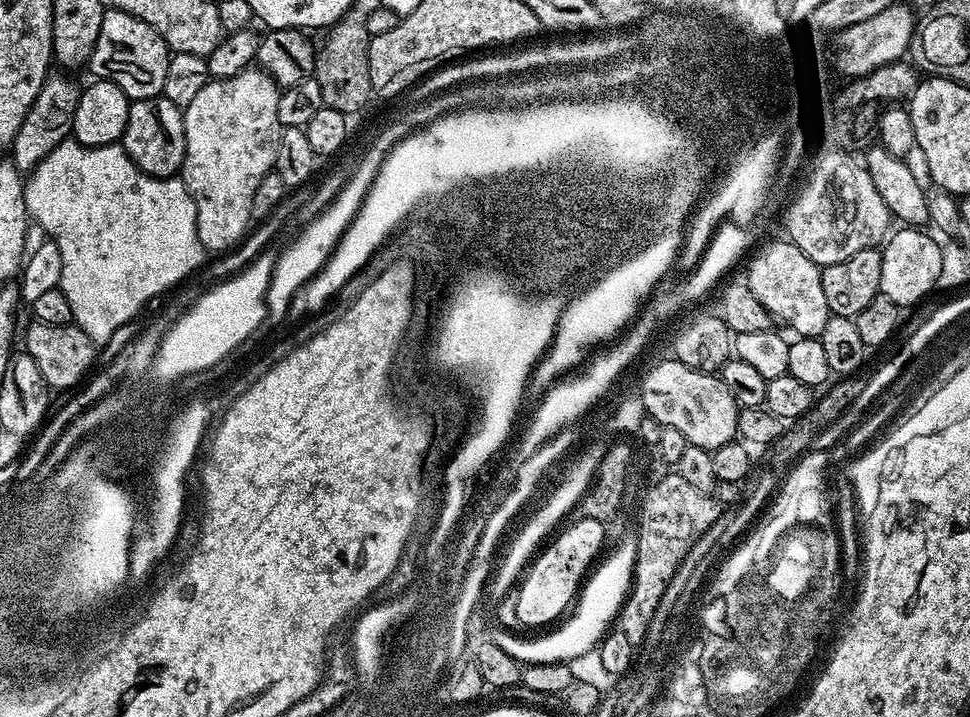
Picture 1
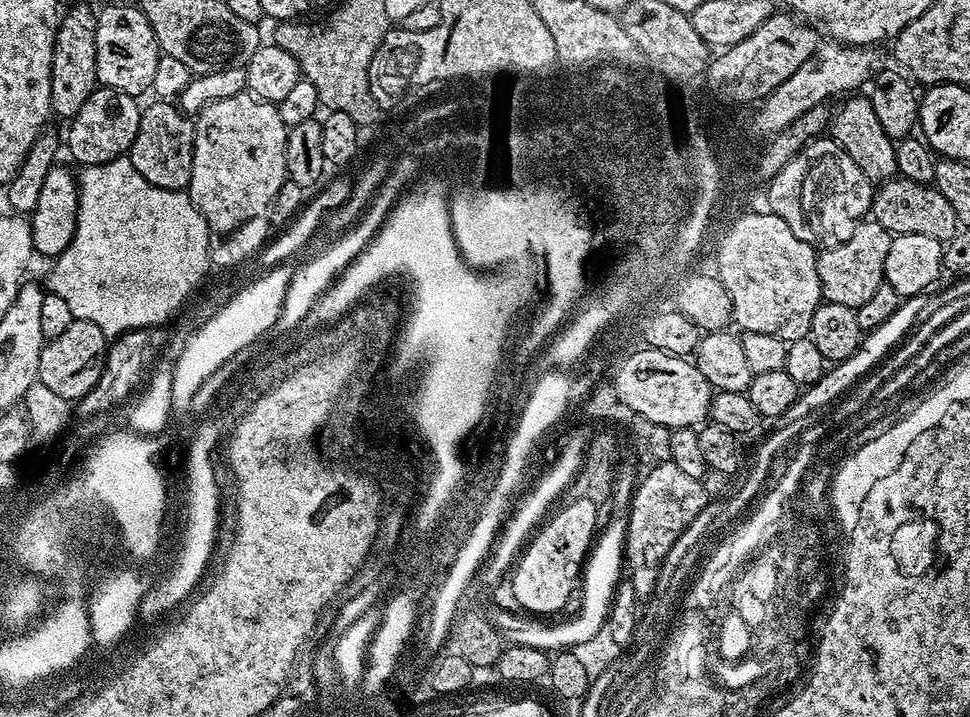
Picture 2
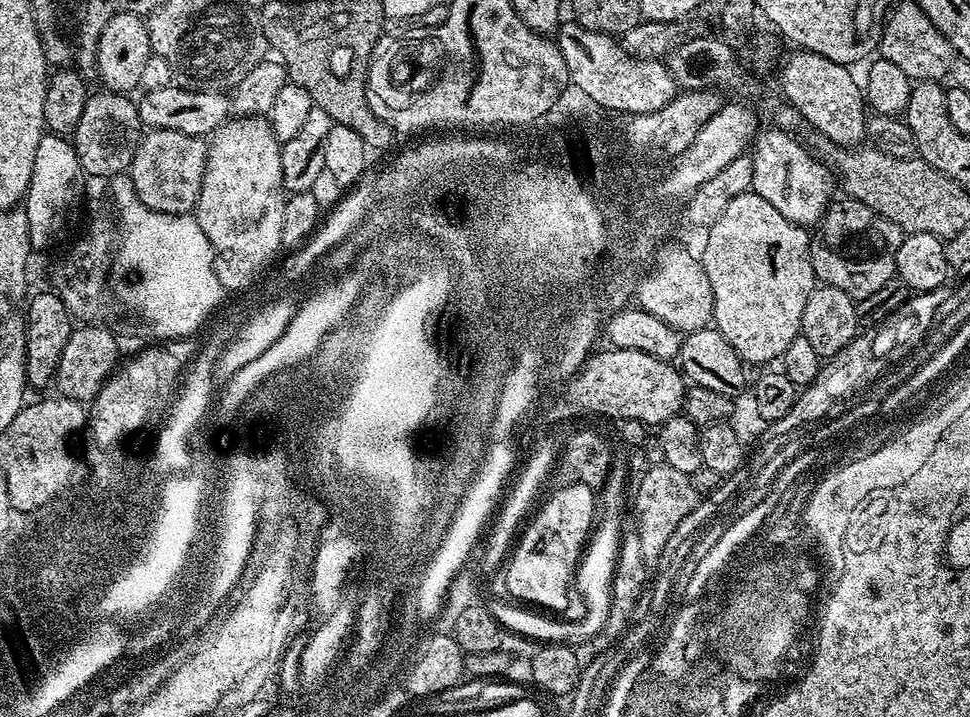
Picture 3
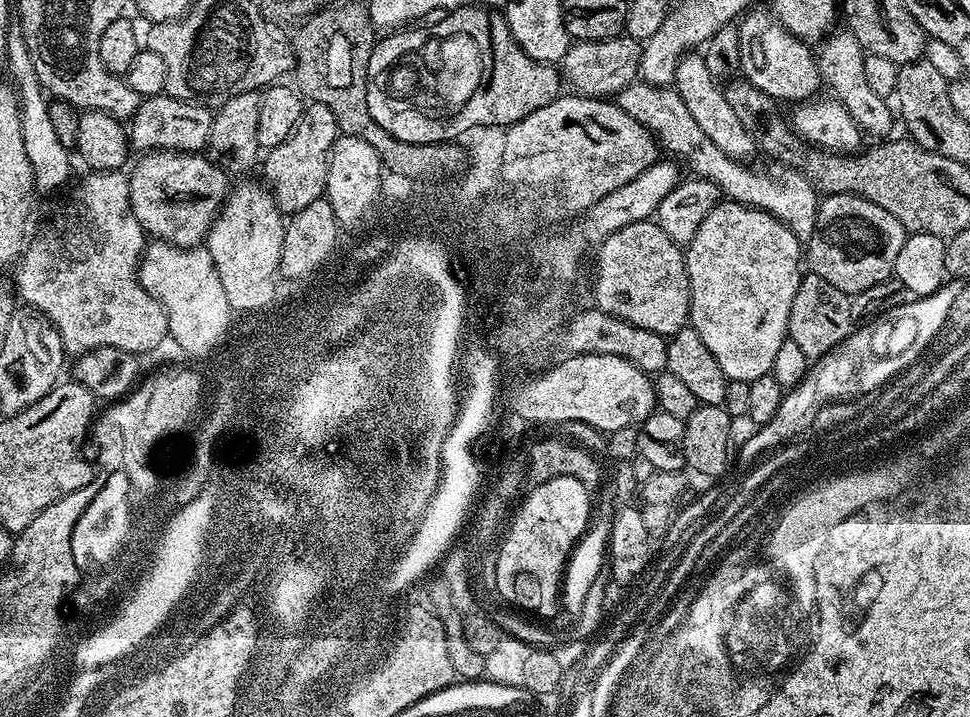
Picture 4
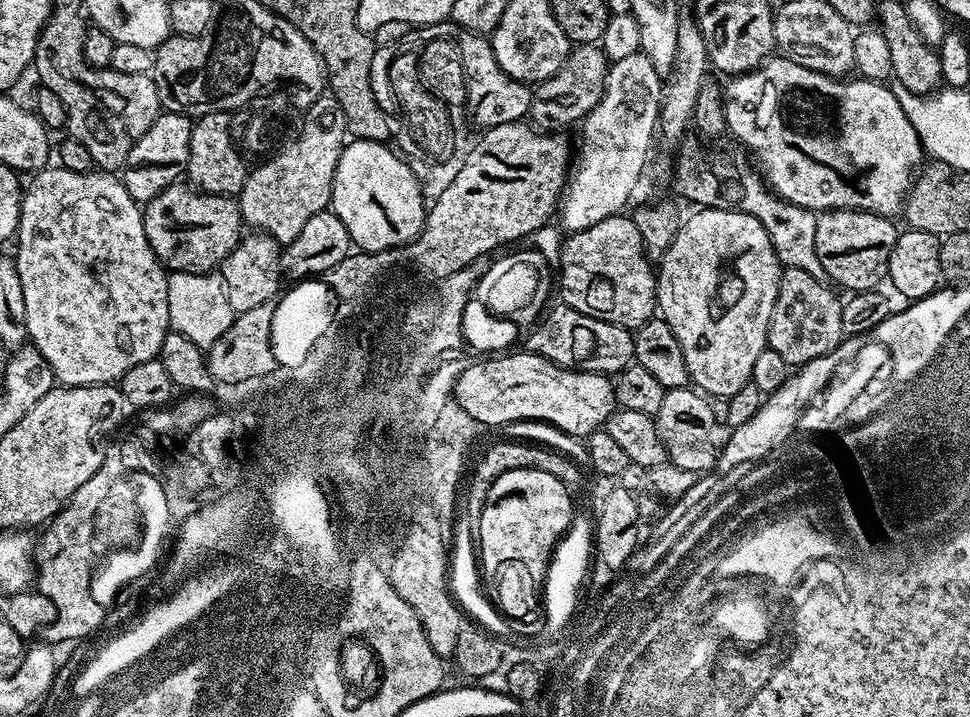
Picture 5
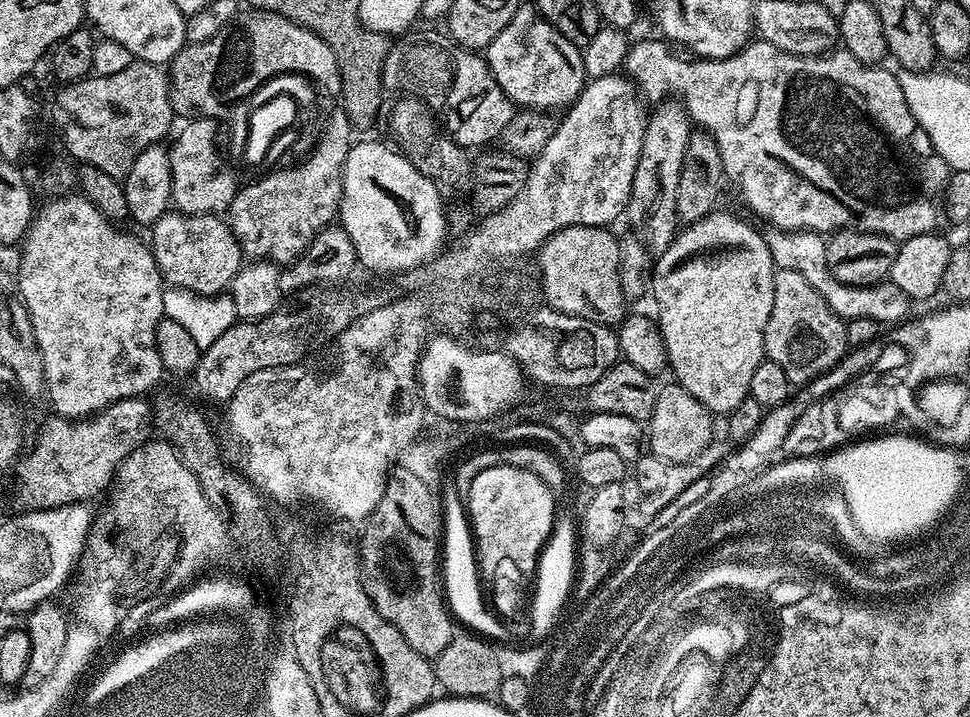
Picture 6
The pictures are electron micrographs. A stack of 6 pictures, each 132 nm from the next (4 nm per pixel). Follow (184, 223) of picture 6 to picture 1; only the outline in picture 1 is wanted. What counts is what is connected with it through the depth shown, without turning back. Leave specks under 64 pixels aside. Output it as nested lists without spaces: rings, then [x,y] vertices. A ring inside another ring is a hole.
[[[163,94],[145,100],[131,101],[129,117],[122,137],[122,147],[128,157],[142,171],[151,176],[176,176],[183,169],[186,155],[186,134],[184,133],[184,114]]]

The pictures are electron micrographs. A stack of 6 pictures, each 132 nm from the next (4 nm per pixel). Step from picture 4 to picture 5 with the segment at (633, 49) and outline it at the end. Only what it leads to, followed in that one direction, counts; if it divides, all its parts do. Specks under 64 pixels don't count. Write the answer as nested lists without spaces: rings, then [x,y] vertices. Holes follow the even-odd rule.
[[[596,44],[575,45],[563,66],[550,79],[535,87],[528,115],[531,123],[544,132],[553,131],[553,126],[579,123],[602,99],[609,65],[603,47]]]

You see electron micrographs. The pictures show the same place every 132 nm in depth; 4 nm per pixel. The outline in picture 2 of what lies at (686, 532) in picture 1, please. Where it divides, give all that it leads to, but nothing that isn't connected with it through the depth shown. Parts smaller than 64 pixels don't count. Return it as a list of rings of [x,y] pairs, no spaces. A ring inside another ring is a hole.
[[[655,463],[649,471],[640,495],[633,499],[628,509],[628,529],[624,535],[624,554],[626,557],[626,574],[634,575],[637,592],[648,592],[655,589],[659,570],[670,546],[678,542],[678,537],[698,514],[710,502],[704,489],[703,480],[690,478],[678,466],[669,463]]]

